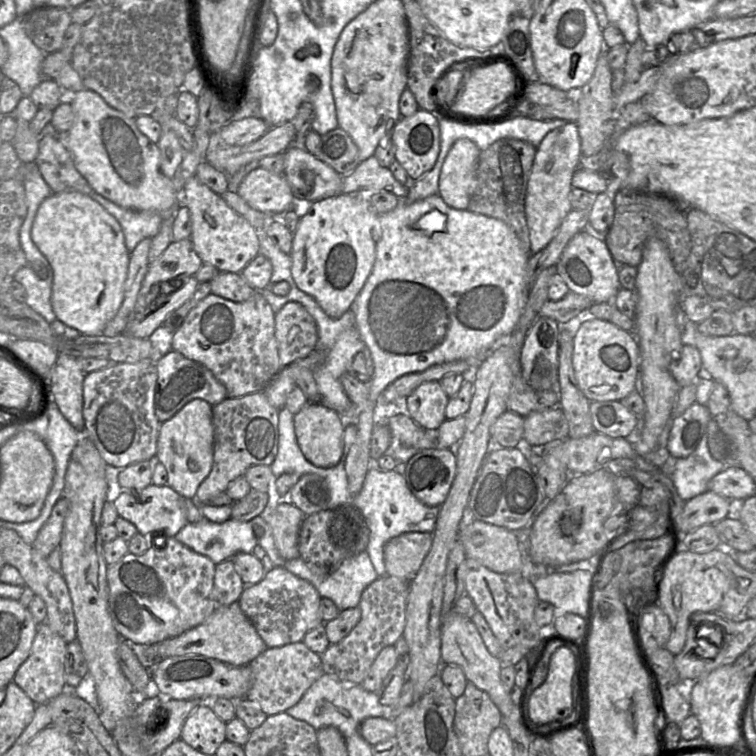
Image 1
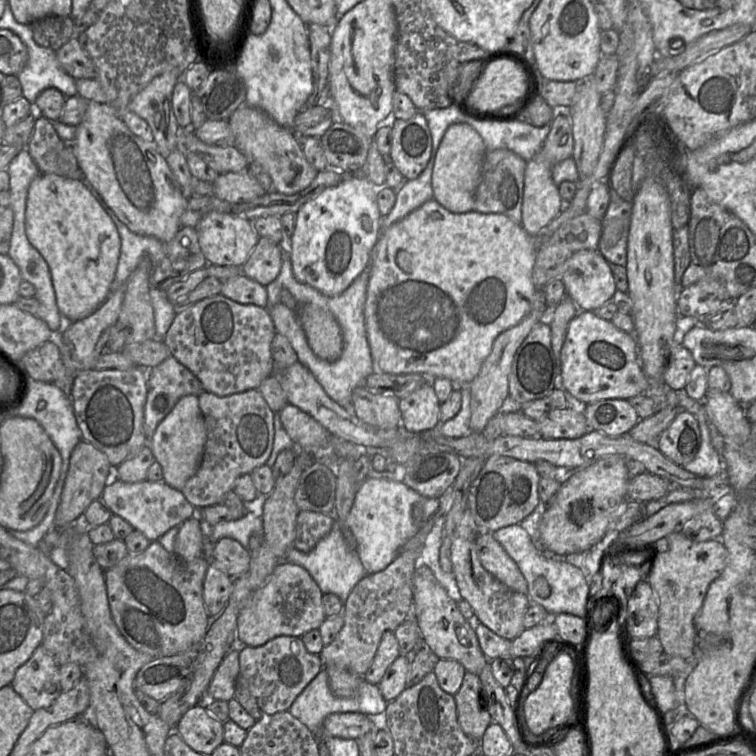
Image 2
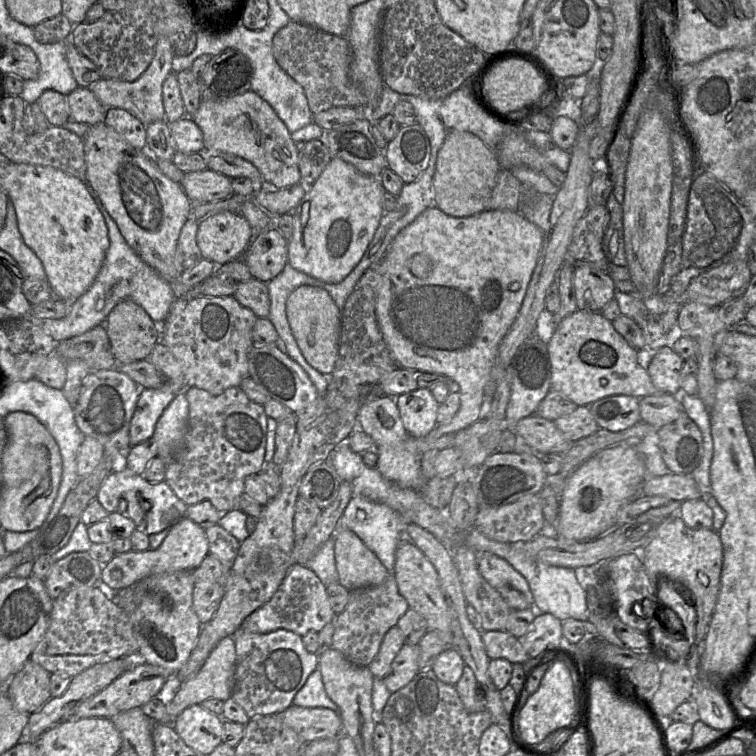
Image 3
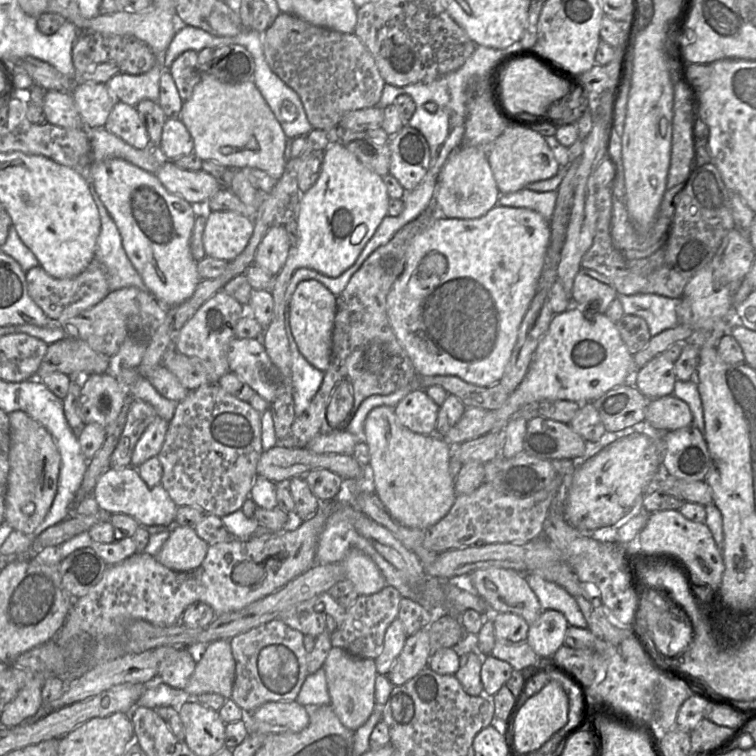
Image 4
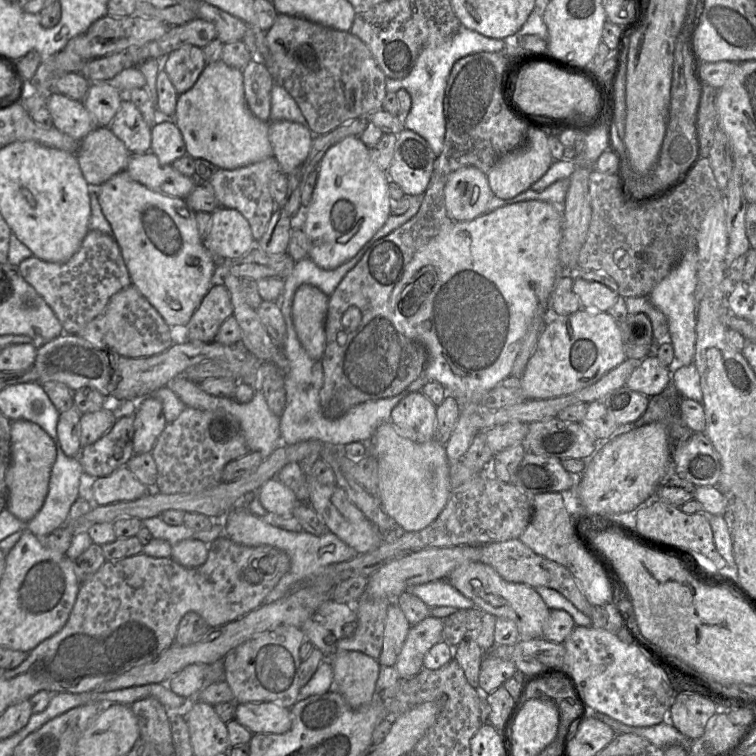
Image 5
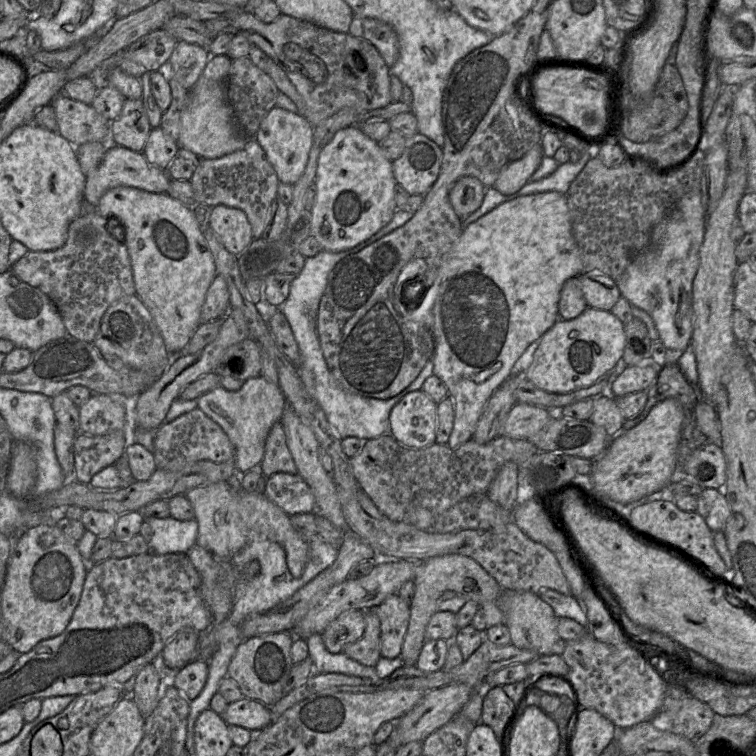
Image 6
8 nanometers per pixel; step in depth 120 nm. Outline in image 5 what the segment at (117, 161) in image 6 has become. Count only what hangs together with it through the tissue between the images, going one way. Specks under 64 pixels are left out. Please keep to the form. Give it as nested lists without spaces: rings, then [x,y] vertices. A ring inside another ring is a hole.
[[[152,152],[142,154],[131,153],[125,171],[136,182],[163,195],[186,199],[198,184],[196,177],[188,177],[173,168],[172,165],[161,164]]]

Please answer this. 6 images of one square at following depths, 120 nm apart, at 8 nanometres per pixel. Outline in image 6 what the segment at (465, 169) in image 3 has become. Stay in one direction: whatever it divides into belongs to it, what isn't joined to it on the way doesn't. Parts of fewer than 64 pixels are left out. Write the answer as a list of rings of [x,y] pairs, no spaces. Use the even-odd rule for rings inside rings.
[[[473,176],[460,178],[449,192],[449,200],[455,213],[462,219],[475,212],[483,202],[486,188]]]

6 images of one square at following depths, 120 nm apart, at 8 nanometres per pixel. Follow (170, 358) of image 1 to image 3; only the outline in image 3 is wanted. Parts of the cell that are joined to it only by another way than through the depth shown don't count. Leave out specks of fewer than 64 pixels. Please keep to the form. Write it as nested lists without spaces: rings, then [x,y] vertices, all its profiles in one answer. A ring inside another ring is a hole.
[[[167,381],[158,389],[141,388],[129,427],[130,446],[152,438],[158,419],[179,392],[184,391],[178,384]]]

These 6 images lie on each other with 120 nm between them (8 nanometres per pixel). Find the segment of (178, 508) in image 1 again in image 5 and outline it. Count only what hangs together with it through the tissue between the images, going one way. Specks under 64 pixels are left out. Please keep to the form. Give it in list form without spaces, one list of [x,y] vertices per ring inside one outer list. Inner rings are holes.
[[[127,466],[118,468],[106,477],[95,478],[91,482],[93,502],[98,506],[133,501],[151,491],[133,475]]]

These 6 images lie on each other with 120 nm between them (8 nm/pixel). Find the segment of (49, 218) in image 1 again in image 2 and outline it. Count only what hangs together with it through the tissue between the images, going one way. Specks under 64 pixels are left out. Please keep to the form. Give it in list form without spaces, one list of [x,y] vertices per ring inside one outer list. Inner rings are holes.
[[[39,174],[28,190],[25,232],[31,245],[48,264],[57,307],[64,321],[79,321],[95,312],[110,293],[120,254],[120,237],[115,224],[89,192],[84,179]]]

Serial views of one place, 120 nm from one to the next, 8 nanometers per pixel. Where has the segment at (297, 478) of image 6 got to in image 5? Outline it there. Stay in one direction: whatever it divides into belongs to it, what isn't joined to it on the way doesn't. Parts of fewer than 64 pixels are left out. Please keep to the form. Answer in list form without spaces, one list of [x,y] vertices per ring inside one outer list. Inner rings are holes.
[[[276,477],[265,482],[259,488],[258,493],[260,503],[271,516],[293,516],[293,508],[301,503],[293,491]]]

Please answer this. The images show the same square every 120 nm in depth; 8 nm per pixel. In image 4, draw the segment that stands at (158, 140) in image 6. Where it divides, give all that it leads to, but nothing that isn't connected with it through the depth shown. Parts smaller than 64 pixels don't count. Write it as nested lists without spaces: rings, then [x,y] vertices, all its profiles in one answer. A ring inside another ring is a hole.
[[[179,118],[166,119],[157,153],[164,160],[175,160],[193,153],[192,137]]]

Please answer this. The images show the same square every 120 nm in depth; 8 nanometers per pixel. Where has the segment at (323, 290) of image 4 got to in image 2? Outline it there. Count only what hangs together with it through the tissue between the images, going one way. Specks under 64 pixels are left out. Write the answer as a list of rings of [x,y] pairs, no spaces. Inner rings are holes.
[[[287,289],[281,291],[280,301],[296,312],[313,353],[327,362],[337,360],[342,352],[343,338],[332,313],[314,304],[298,305]]]

